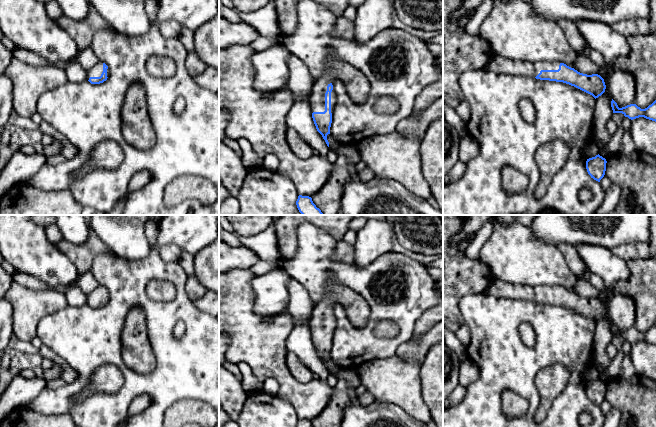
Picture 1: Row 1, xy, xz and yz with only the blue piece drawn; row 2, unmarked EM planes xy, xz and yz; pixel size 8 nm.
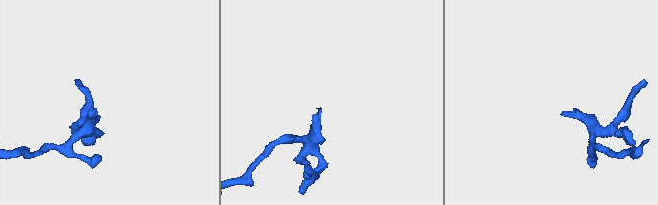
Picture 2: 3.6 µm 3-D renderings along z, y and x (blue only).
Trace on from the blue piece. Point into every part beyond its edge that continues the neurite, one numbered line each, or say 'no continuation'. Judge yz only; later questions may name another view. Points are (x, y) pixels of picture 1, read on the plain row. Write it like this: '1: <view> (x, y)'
1: yz (500, 288)

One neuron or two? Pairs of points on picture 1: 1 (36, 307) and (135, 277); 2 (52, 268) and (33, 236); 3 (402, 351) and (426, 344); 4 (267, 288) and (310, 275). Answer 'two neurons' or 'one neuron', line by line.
1: two neurons
2: one neuron
3: one neuron
4: two neurons

